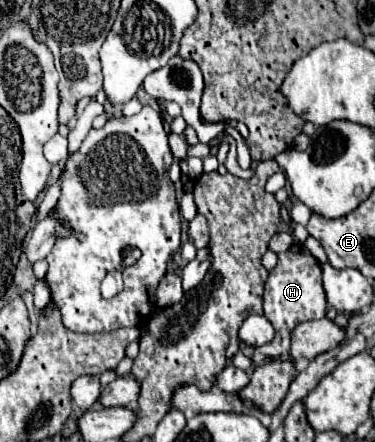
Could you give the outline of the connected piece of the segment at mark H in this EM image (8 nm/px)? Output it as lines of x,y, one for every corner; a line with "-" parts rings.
291,245
287,251
279,253
277,265
269,271
265,281
265,295
263,295
263,309
265,317
275,327
275,337
271,343
265,343
259,351
267,355
267,359
279,359
289,353
289,335
291,329
303,321
321,319
327,309
325,291
321,285
321,265
319,261
301,245

